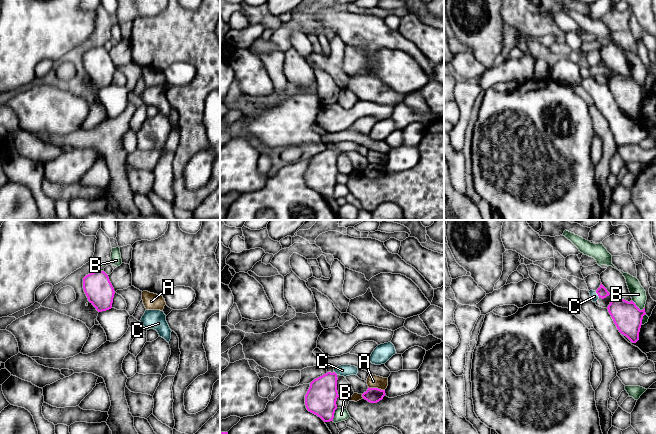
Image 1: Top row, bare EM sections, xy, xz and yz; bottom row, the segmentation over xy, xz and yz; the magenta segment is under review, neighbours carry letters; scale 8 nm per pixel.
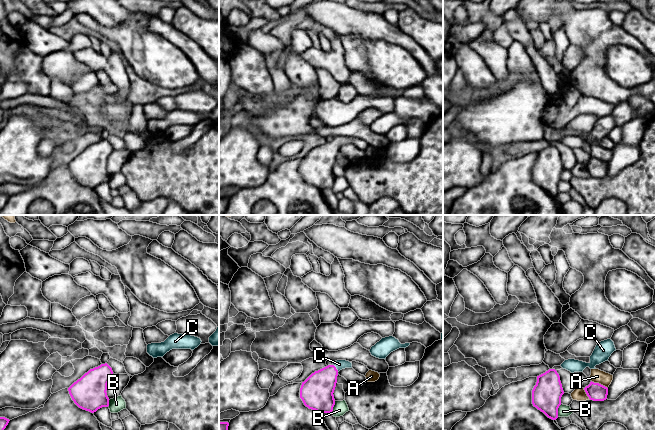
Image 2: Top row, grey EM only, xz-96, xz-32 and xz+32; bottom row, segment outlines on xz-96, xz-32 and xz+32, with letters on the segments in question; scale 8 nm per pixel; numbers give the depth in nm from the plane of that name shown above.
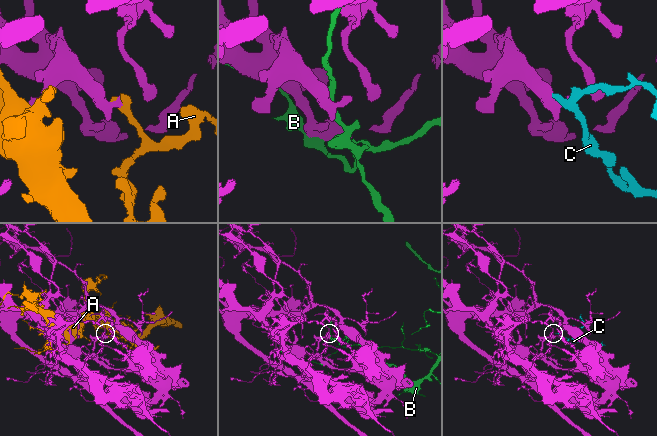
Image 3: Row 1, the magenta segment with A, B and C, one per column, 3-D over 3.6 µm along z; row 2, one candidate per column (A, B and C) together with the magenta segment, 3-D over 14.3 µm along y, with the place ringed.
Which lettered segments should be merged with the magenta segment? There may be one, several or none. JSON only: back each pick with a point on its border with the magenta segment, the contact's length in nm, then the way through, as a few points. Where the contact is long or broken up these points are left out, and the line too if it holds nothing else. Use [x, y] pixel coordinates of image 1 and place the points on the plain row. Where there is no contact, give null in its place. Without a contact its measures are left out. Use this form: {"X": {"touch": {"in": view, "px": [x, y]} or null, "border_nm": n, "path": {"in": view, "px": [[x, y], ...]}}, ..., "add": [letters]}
{"C": {"touch": {"in": "yz", "px": [597, 69]}, "border_nm": 70, "path": {"in": "yz", "px": [[602, 68], [597, 69], [594, 72]]}}, "add": ["C"]}

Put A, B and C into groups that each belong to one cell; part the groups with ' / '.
A / B / C

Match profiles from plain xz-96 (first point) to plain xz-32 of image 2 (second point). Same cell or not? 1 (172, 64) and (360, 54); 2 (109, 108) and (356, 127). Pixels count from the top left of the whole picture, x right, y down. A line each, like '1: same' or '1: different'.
1: same
2: different

